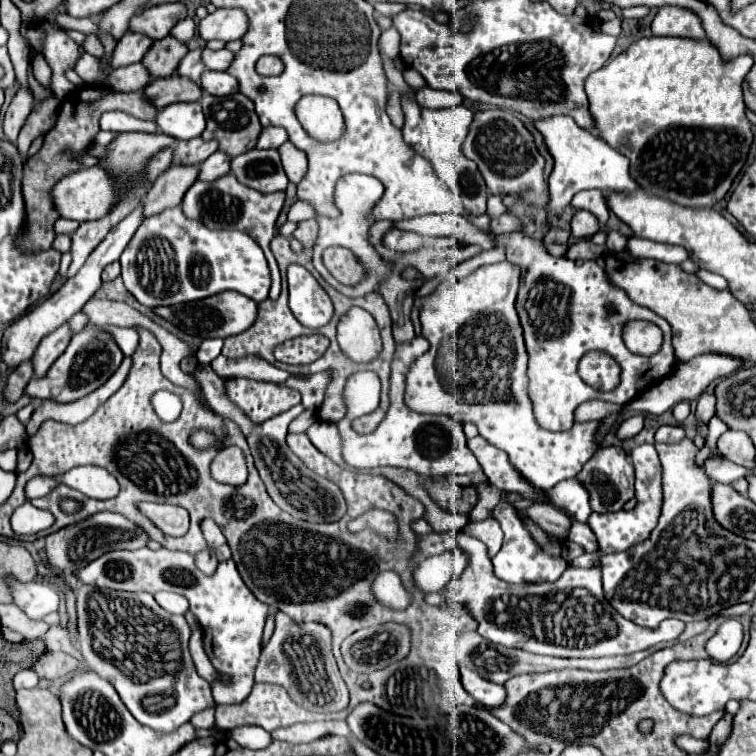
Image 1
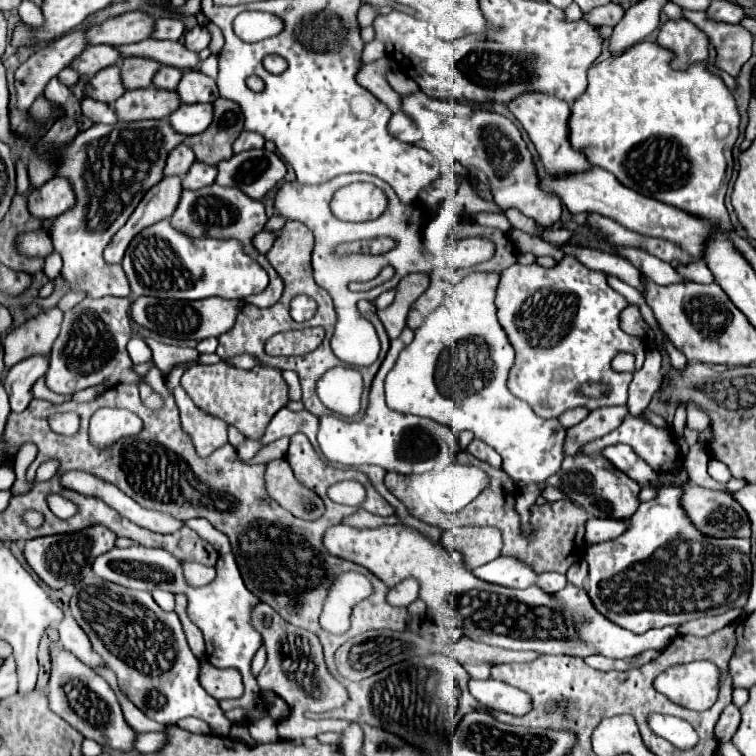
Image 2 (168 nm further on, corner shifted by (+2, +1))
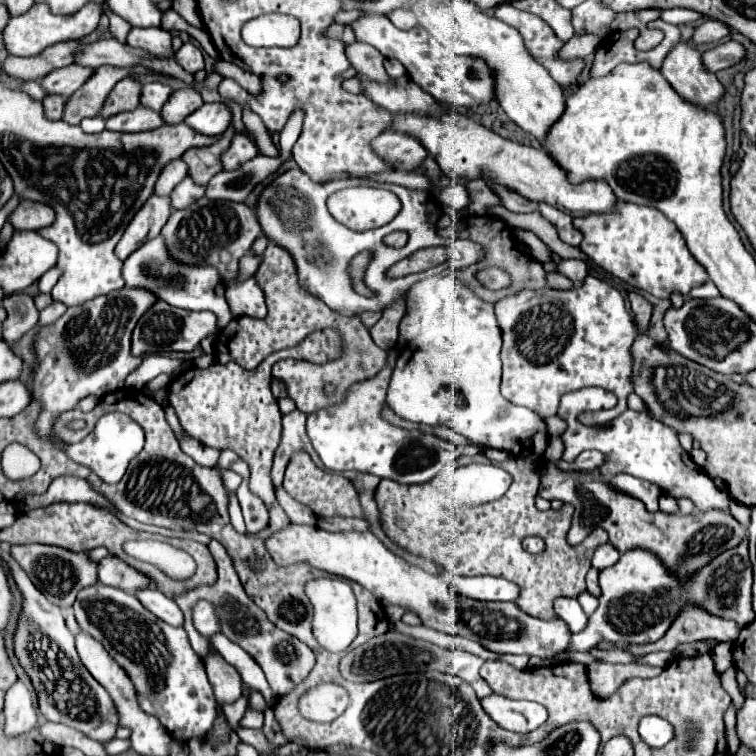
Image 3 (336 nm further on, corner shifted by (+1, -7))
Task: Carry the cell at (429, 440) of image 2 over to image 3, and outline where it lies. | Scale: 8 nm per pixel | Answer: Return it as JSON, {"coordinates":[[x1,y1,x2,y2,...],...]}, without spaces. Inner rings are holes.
{"coordinates":[[390,352,388,366,378,376,366,382,352,384,342,402,308,414,308,438,328,470,358,470,400,484,422,484,430,482,446,464,458,460,460,452,452,442,438,436,432,436,432,442,426,442,422,432,402,430,382,420,380,410,386,398,386,388,394,362,396,352]]}

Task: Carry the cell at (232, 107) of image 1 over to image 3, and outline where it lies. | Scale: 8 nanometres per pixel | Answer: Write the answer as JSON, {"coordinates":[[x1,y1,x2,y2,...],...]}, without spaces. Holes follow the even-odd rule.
{"coordinates":[[230,126,222,140,218,140,212,146,206,148,190,148,182,160,188,166,188,176,196,182,196,184,206,184,214,174,218,174,222,170,222,162,220,162,220,154,230,146,230,140,234,136,234,128]]}

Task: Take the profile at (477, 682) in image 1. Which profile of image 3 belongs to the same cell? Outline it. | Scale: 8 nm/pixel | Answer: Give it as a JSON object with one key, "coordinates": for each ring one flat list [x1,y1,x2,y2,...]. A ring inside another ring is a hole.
{"coordinates":[[490,694,482,698,482,706,500,728,518,734,528,734,548,720,546,708,538,702,510,700,506,696]]}

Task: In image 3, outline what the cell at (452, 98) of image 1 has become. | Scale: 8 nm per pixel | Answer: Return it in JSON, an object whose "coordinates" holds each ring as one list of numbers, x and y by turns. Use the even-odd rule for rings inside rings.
{"coordinates":[[354,42,346,48,346,58,350,60,352,68,356,68,356,72,364,78,372,78,378,82,390,82,390,76,386,74,382,62,384,56,380,56,380,52,376,48,372,48,370,44,362,44,362,42]]}

